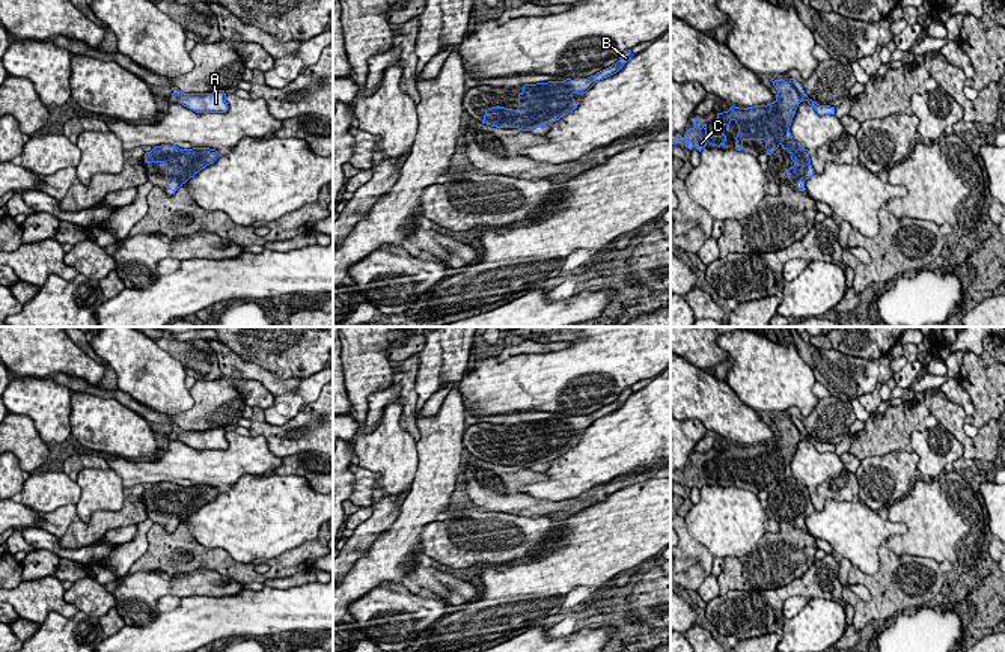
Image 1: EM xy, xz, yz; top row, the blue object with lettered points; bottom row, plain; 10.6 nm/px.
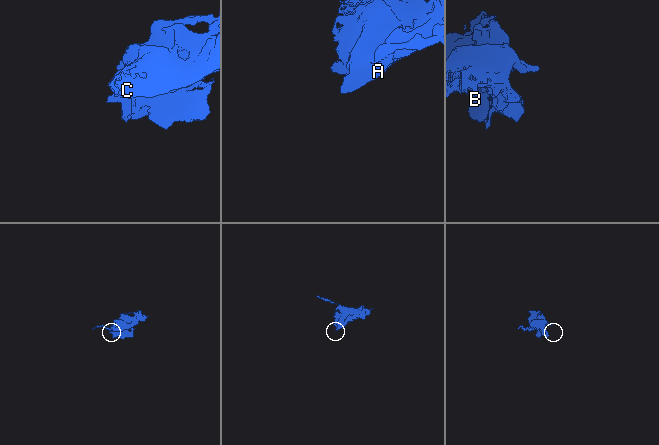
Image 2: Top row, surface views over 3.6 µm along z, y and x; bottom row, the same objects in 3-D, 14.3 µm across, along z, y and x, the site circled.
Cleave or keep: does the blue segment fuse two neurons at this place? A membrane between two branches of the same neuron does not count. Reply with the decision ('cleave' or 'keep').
cleave

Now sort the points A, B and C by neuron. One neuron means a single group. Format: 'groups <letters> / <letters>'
groups A B / C

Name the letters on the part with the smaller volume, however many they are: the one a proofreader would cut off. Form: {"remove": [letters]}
{"remove": ["A", "B"]}

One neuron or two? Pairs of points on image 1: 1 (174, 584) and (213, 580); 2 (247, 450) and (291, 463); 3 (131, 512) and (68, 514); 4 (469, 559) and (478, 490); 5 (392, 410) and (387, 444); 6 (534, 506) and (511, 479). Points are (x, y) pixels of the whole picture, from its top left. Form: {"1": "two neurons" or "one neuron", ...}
{"1": "one neuron", "2": "two neurons", "3": "two neurons", "4": "two neurons", "5": "one neuron", "6": "one neuron"}

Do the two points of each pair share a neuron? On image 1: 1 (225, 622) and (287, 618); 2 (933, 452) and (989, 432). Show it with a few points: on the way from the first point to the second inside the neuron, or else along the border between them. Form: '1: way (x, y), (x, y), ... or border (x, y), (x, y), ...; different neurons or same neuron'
1: way (240, 618), (271, 618); same neuron
2: border (939, 423), (959, 441), (963, 455); different neurons

